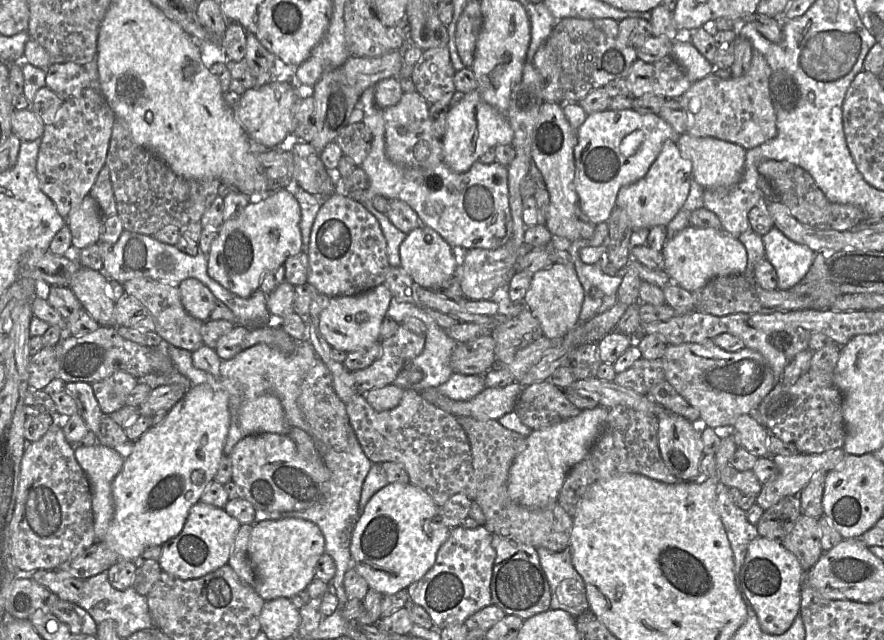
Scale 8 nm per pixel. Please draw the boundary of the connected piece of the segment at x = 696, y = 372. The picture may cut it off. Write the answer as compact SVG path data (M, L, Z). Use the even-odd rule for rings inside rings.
M713 340L699 343L667 345L662 357L665 379L673 388L700 413L700 425L729 434L730 428L736 420L744 414L752 414L762 400L777 384L770 365L758 352L743 348L738 352L726 352L715 345Z

